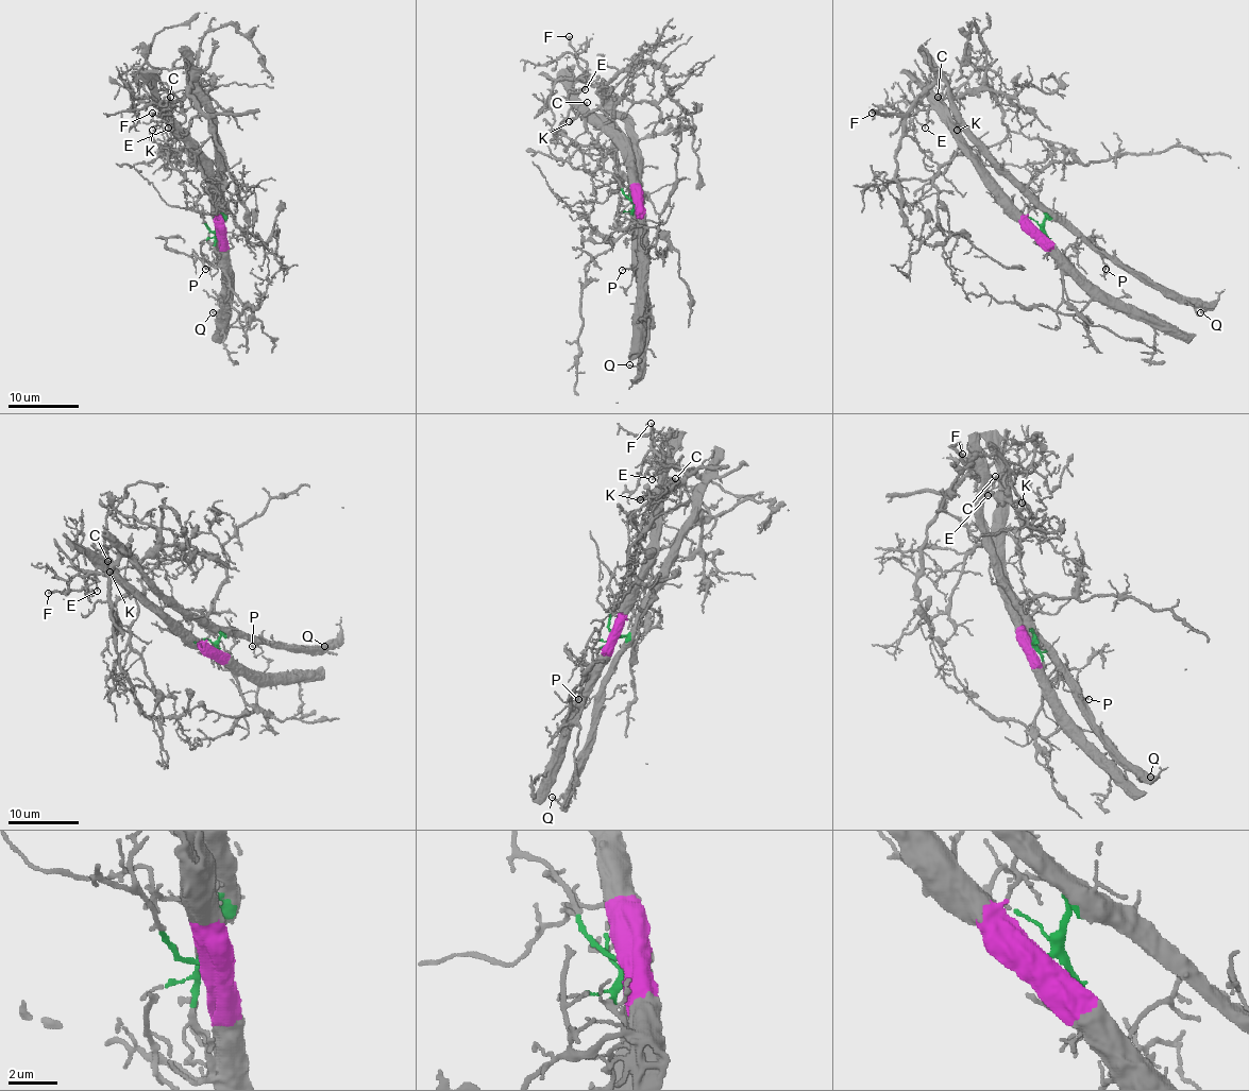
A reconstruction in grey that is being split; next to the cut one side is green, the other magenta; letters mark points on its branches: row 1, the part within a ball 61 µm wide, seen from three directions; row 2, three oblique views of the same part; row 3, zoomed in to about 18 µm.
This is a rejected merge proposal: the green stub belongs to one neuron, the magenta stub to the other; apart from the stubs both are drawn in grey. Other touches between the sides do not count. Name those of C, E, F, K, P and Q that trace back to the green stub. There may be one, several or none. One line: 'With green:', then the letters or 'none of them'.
With green: P, Q

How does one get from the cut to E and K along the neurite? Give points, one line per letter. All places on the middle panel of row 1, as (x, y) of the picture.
E: (636, 201), (634, 175), (627, 154), (577, 98), (585, 88)
K: (636, 201), (634, 175), (618, 147), (579, 112), (569, 122)

